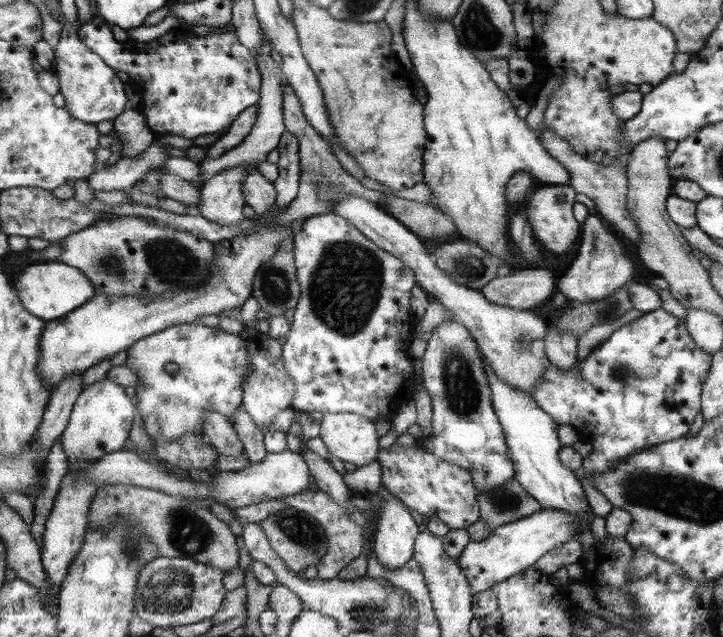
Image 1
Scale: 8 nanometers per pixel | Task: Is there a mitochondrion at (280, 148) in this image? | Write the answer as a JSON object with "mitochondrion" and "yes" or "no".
{"mitochondrion":"no"}

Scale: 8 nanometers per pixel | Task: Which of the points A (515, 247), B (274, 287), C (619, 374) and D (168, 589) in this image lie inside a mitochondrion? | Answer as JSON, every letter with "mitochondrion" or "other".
{"A":"other","B":"mitochondrion","C":"mitochondrion","D":"mitochondrion"}

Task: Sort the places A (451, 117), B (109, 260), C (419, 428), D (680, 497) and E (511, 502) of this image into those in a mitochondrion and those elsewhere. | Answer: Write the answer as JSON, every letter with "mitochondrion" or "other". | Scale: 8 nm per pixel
{"A":"other","B":"mitochondrion","C":"other","D":"mitochondrion","E":"mitochondrion"}

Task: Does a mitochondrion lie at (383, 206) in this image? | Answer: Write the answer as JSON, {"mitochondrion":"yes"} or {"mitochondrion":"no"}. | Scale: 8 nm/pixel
{"mitochondrion":"no"}

